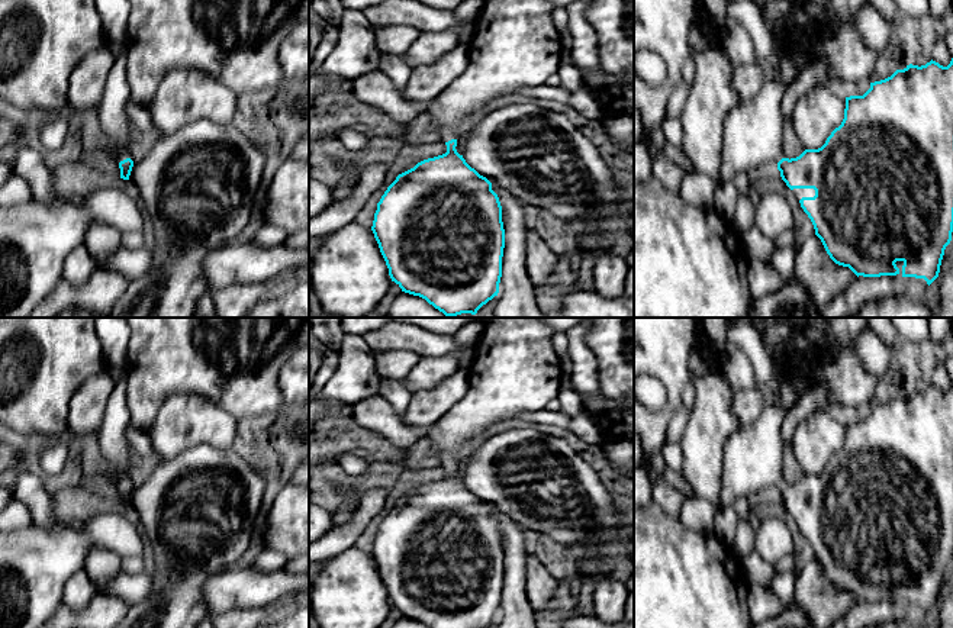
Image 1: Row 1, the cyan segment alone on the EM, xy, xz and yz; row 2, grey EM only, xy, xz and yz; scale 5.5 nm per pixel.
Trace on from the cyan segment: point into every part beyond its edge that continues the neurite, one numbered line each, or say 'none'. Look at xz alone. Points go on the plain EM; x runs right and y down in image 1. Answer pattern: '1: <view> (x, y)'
1: xz (515, 369)

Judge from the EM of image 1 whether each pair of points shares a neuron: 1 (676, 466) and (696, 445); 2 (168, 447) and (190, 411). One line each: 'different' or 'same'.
1: different
2: same

